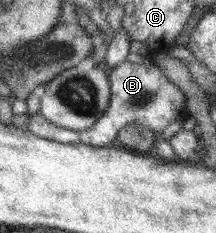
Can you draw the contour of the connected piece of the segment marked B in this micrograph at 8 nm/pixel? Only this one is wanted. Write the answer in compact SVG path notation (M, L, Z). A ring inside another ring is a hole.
M125 60L109 71L108 78L111 97L109 97L105 111L90 128L81 131L65 129L52 124L36 113L30 115L27 130L33 135L62 144L82 143L91 147L104 147L111 146L111 143L116 139L117 132L125 125L144 127L159 138L166 125L174 121L182 122L188 116L188 111L185 109L185 95L173 83L169 83L169 79L155 63L154 66L149 67L146 61L136 64Z

